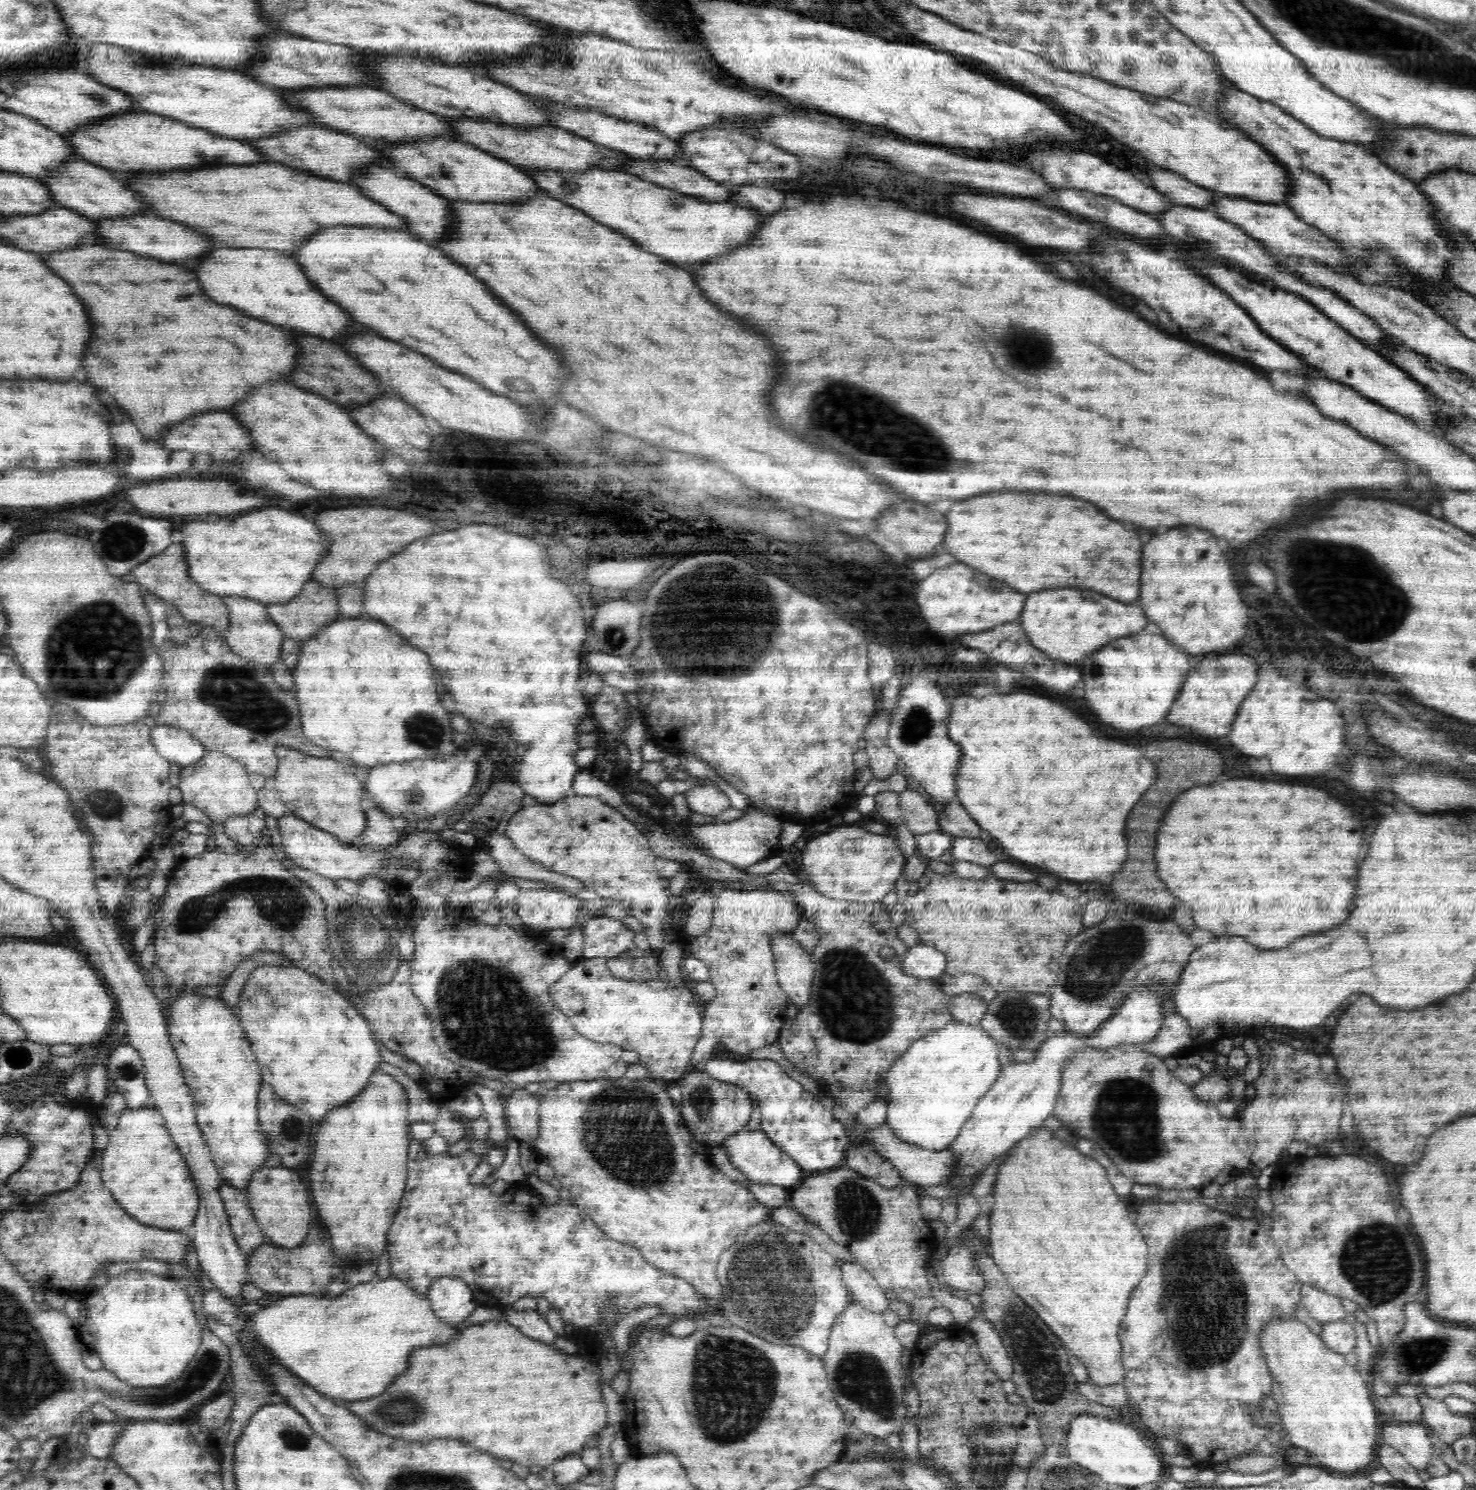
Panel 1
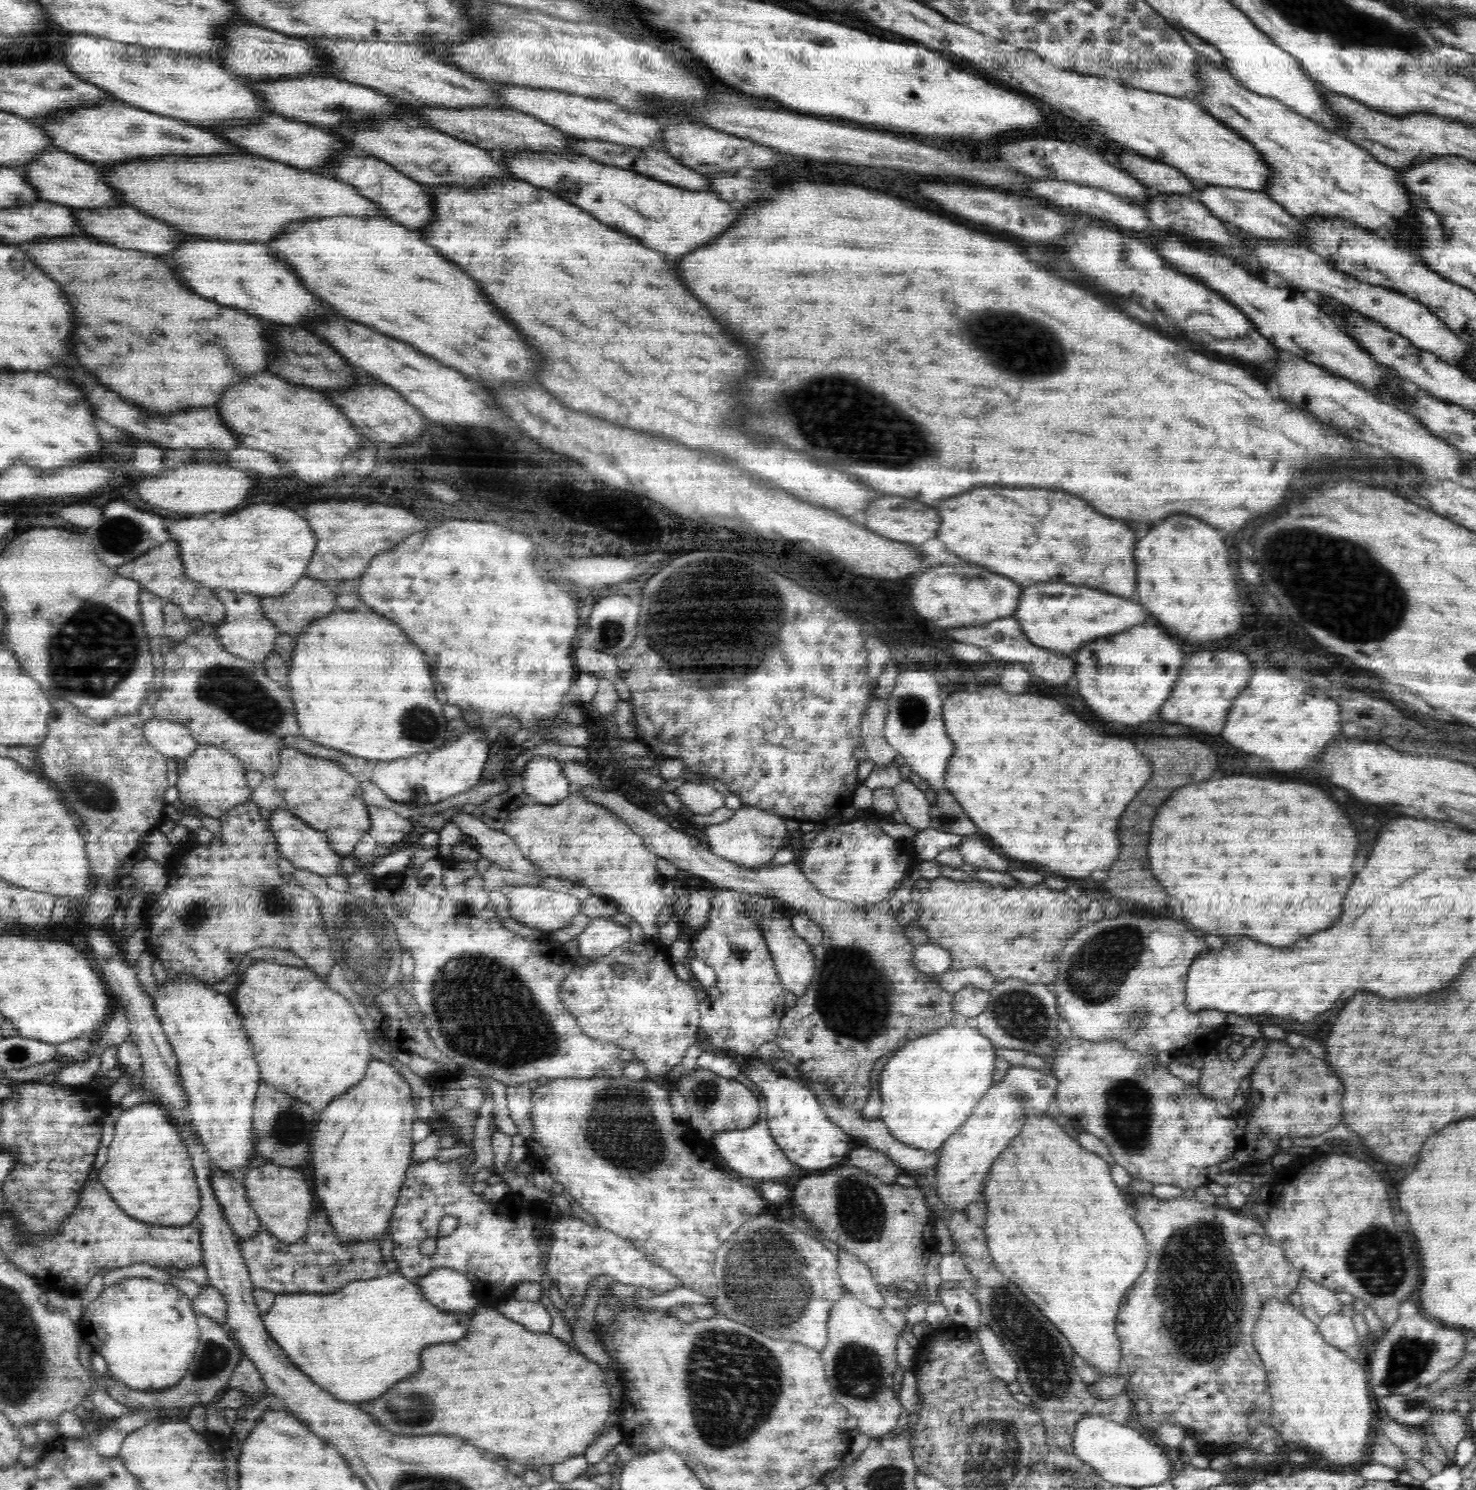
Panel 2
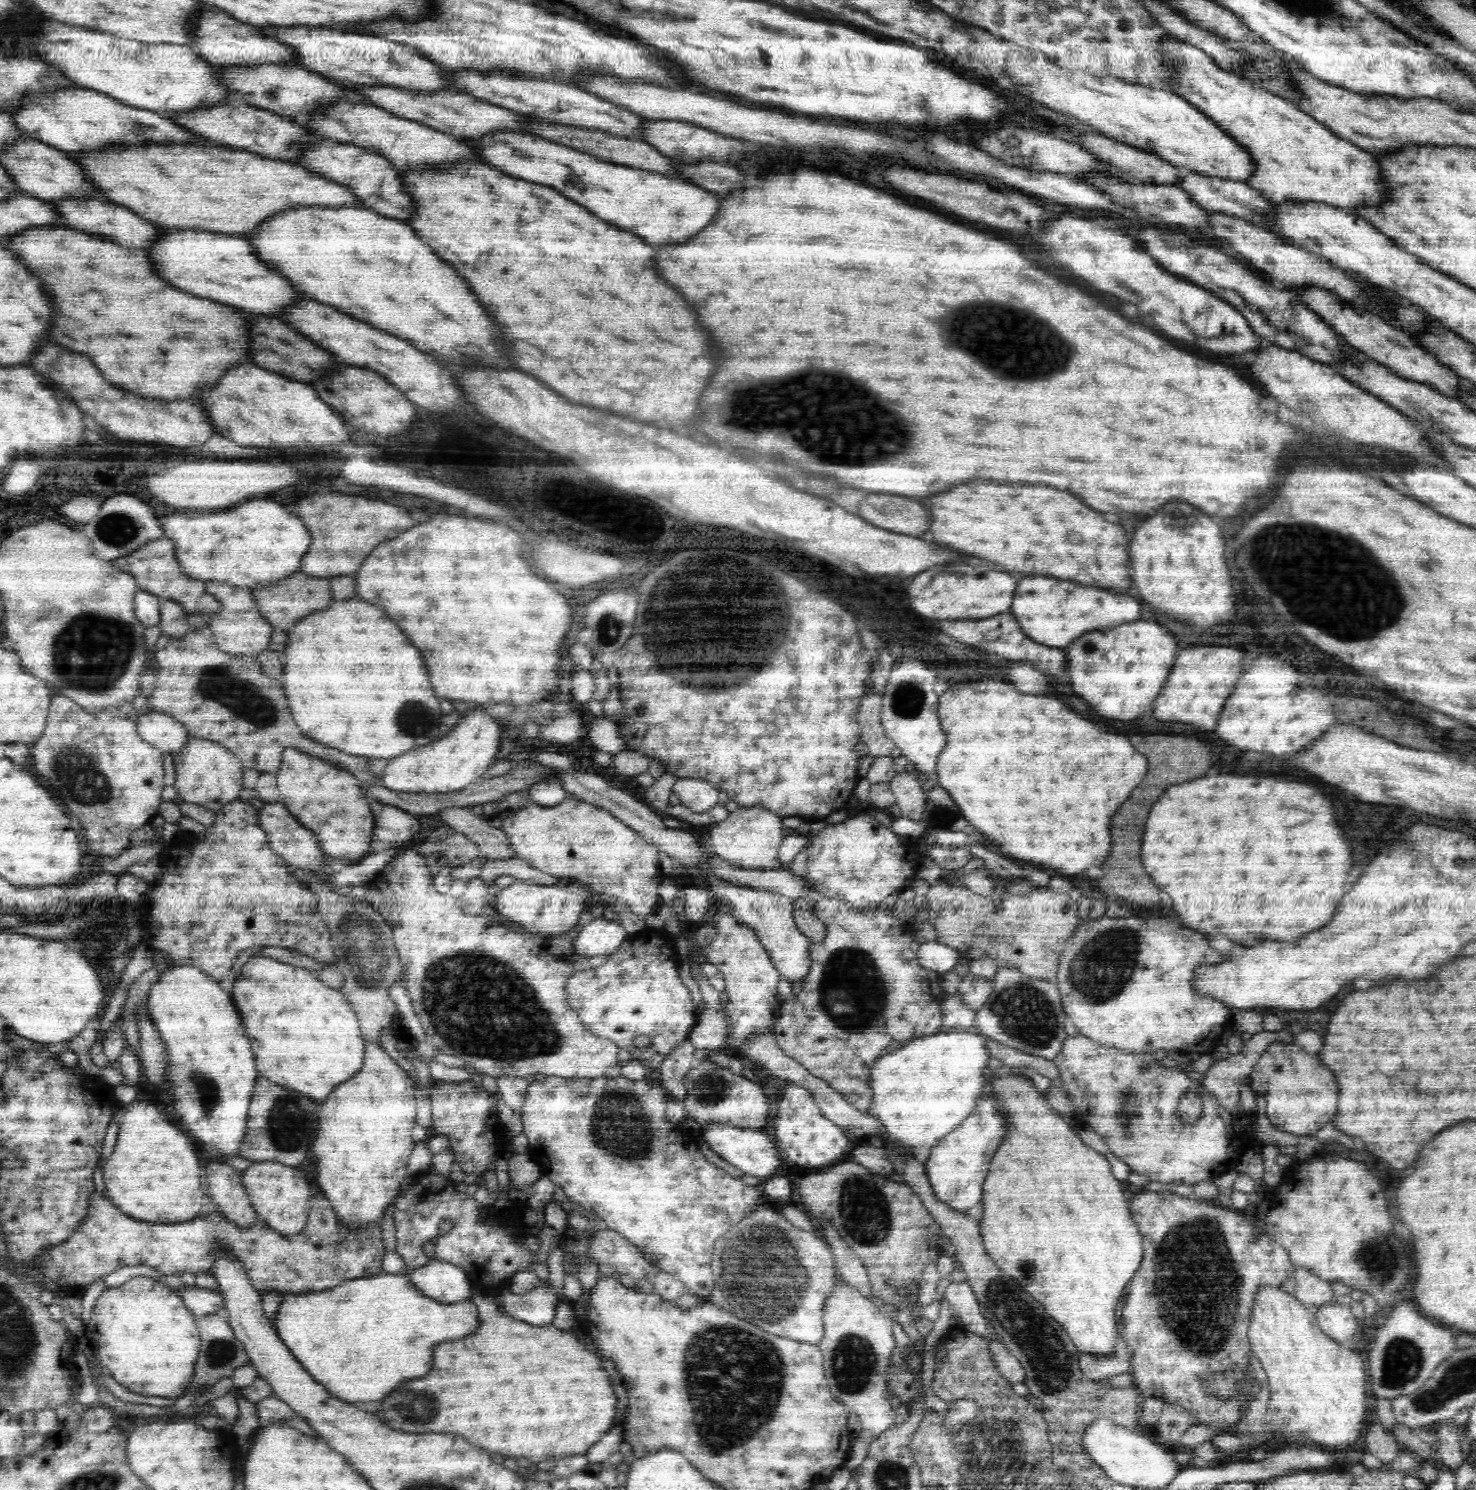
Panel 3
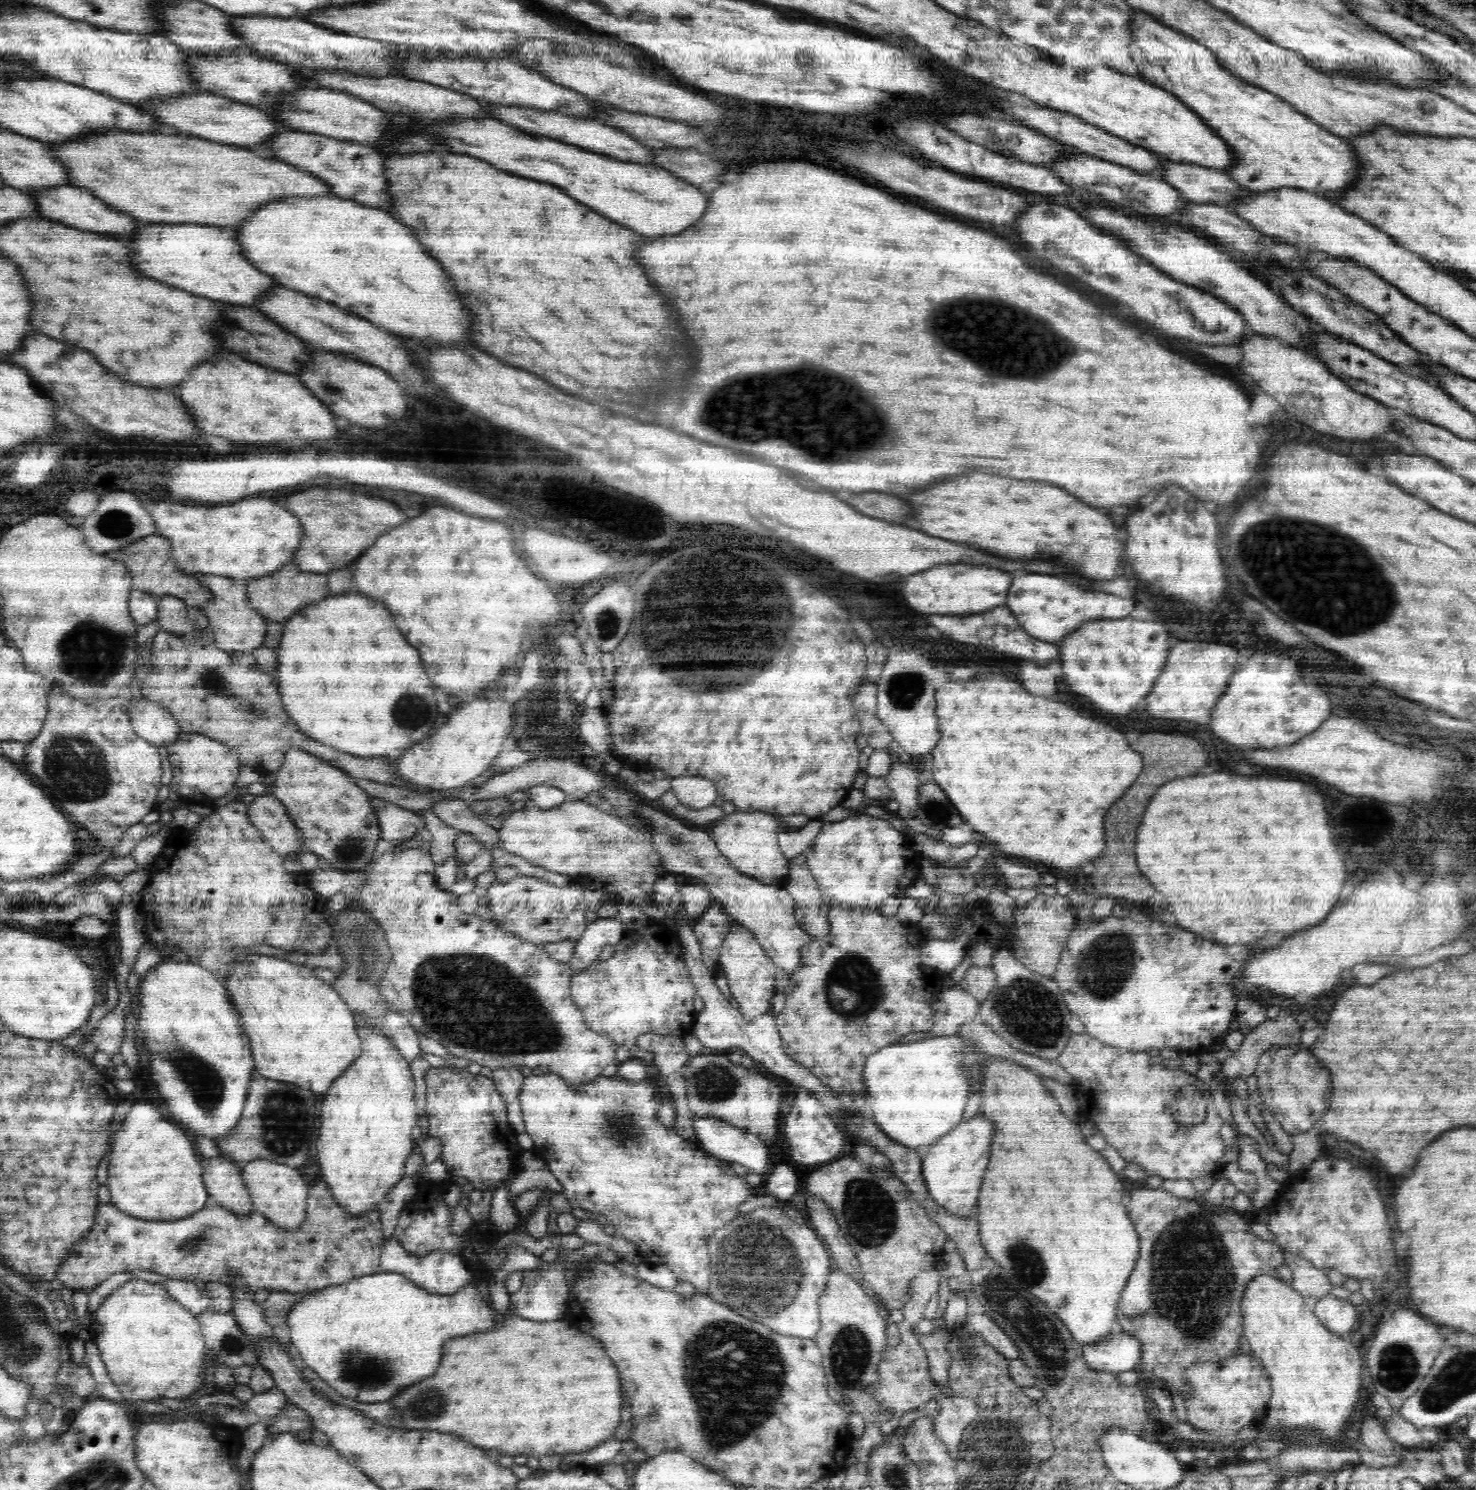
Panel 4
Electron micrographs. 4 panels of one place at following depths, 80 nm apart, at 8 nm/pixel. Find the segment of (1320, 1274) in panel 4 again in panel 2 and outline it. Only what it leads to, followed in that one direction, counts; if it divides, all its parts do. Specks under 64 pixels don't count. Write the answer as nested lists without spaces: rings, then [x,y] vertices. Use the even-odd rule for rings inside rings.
[[[1300,1278],[1297,1292],[1301,1296],[1303,1306],[1313,1308],[1318,1316],[1324,1317],[1342,1311],[1342,1302],[1337,1294],[1313,1280]]]

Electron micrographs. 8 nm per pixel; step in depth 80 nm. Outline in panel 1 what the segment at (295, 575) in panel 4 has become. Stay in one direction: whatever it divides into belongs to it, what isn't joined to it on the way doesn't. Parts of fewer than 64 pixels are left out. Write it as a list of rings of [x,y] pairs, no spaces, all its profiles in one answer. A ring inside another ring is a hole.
[[[316,580],[308,582],[304,588],[306,590],[302,590],[302,594],[298,594],[294,600],[286,604],[266,605],[268,615],[280,627],[282,634],[300,642],[312,638],[316,632],[320,632],[326,626],[326,623],[334,622],[340,617],[335,588],[326,587]]]

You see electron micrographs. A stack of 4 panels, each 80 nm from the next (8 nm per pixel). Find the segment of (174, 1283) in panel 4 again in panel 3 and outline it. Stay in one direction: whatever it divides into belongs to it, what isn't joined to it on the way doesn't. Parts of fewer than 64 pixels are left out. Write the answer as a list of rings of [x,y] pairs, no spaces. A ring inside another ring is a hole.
[[[192,1286],[184,1290],[176,1290],[182,1297],[182,1303],[188,1307],[196,1317],[208,1314],[224,1314],[225,1304],[223,1296],[211,1289]]]

